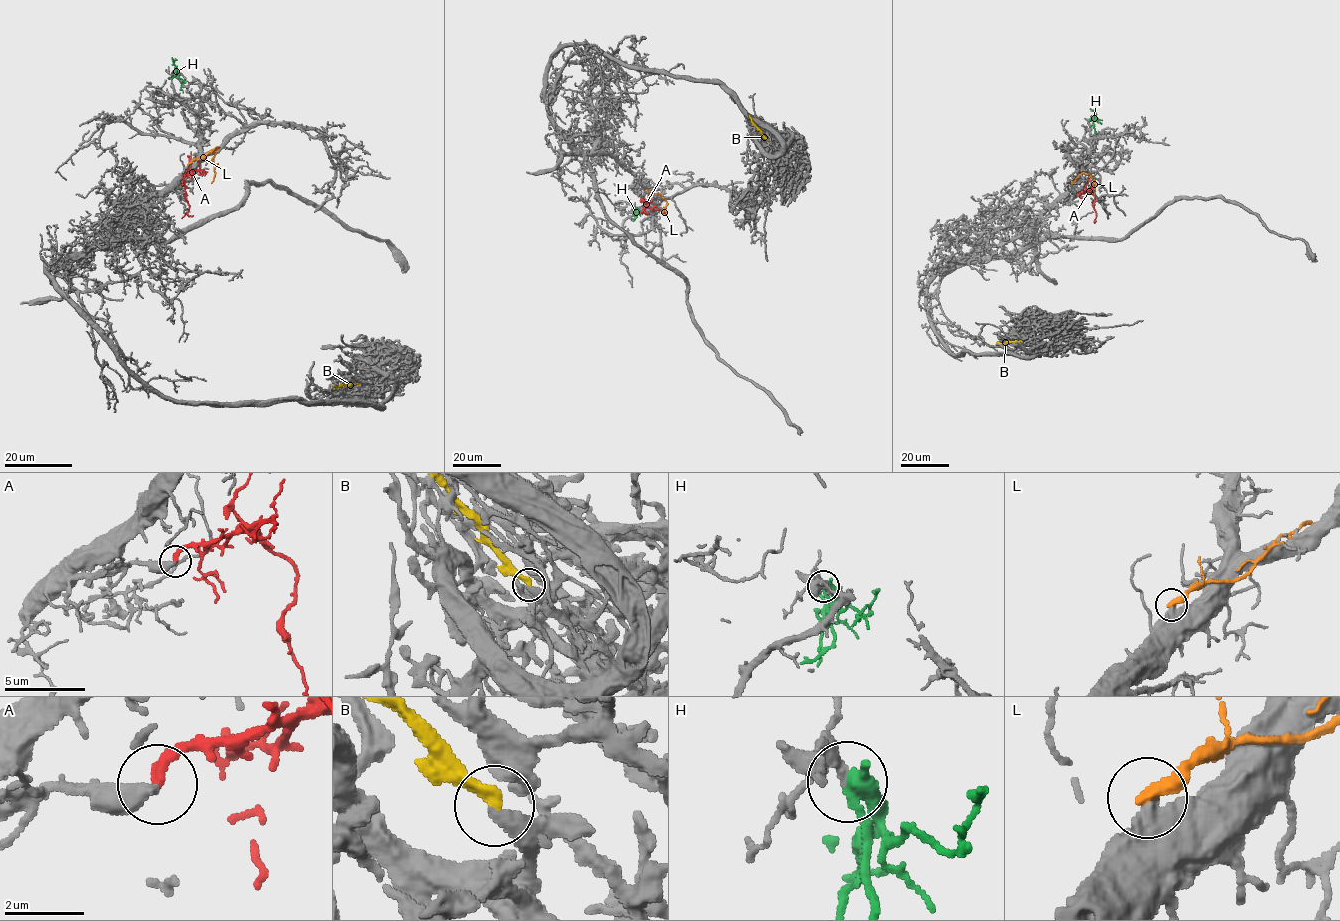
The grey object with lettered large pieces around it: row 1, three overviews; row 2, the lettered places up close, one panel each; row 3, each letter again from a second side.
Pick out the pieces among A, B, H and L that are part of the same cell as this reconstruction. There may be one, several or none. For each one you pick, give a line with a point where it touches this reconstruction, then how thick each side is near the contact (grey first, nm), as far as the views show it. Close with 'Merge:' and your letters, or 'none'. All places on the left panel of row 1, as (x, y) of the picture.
A: (192, 179) | 420/280 nm
H: (174, 71) | 260/550 nm
Merge: A, H

